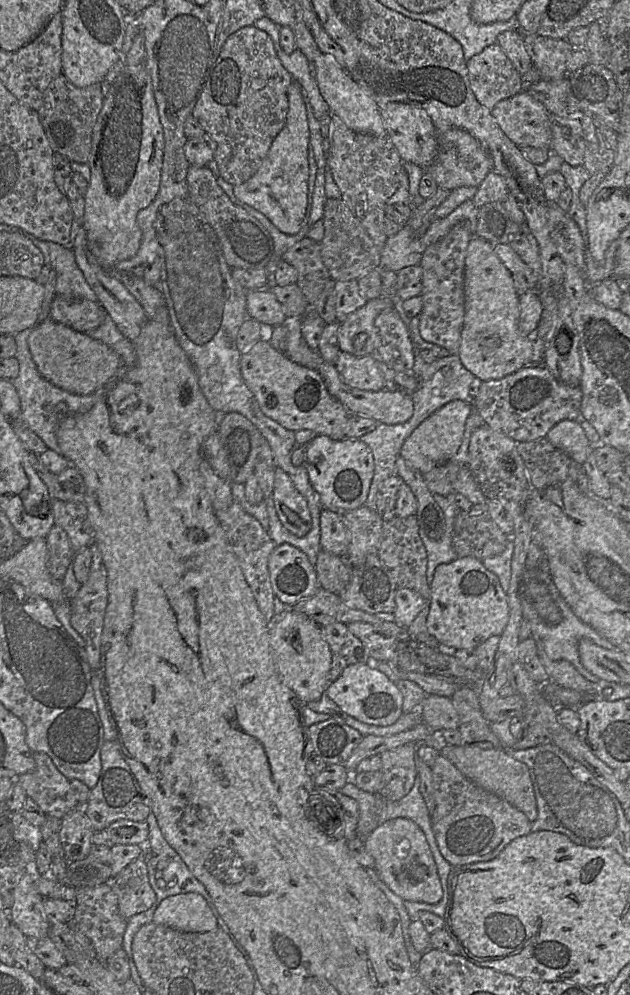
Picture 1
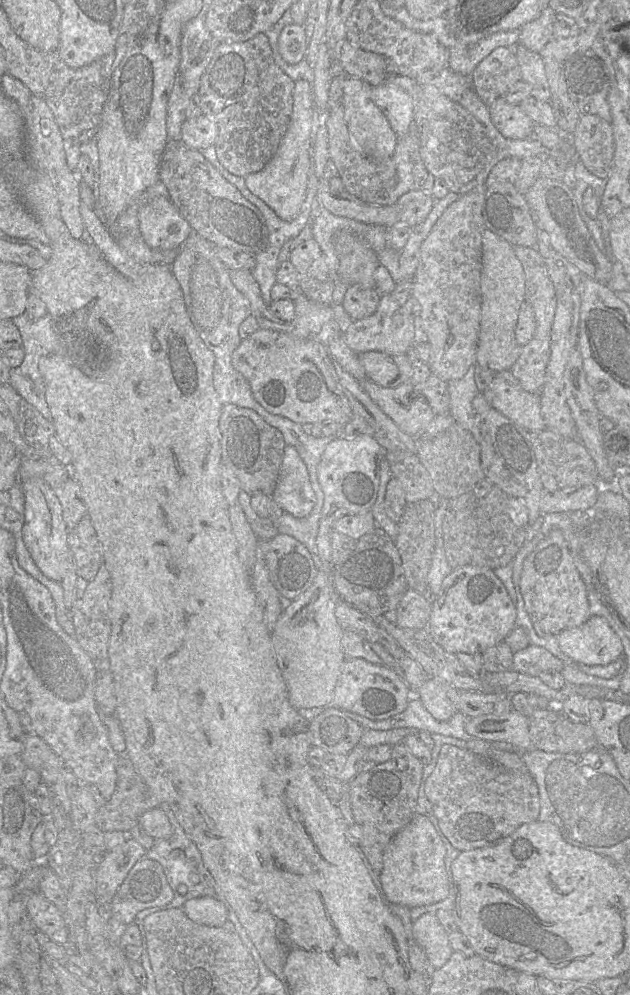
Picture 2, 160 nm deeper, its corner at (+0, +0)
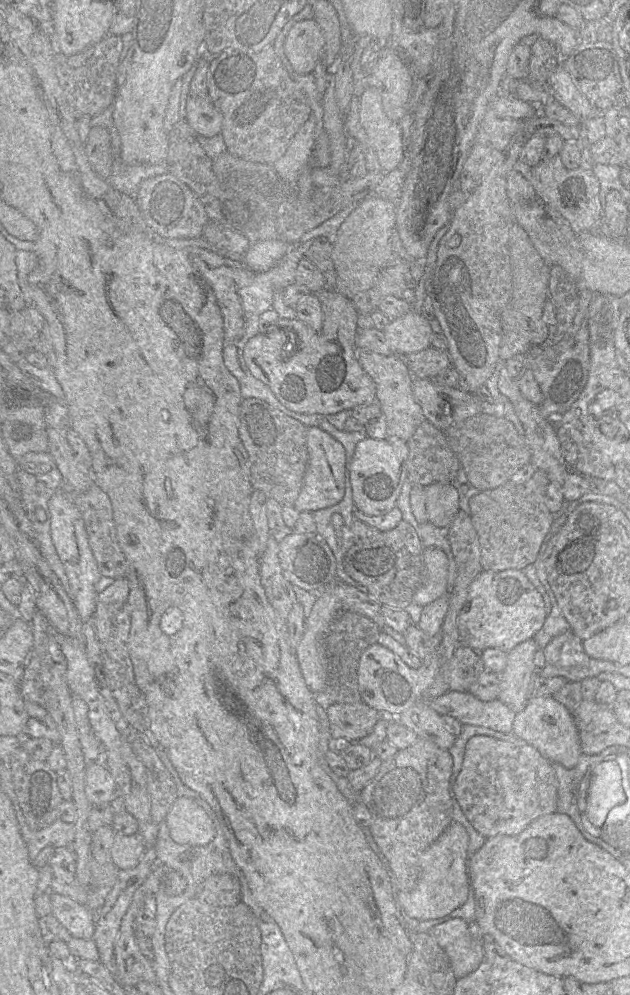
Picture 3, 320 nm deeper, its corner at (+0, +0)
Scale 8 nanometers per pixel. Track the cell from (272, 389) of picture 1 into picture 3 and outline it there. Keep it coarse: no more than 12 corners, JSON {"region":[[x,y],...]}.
{"region":[[316,292],[323,325],[280,317],[243,358],[287,409],[330,415],[375,399],[357,311]]}

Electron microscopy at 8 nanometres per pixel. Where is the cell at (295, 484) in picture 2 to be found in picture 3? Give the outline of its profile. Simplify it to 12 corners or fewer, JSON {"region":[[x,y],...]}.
{"region":[[307,427],[308,459],[293,506],[313,512],[339,502],[346,454]]}

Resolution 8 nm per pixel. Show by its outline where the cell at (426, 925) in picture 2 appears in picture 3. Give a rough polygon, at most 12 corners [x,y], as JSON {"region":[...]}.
{"region":[[448,919],[428,933],[457,979],[483,962],[483,943],[466,920]]}

